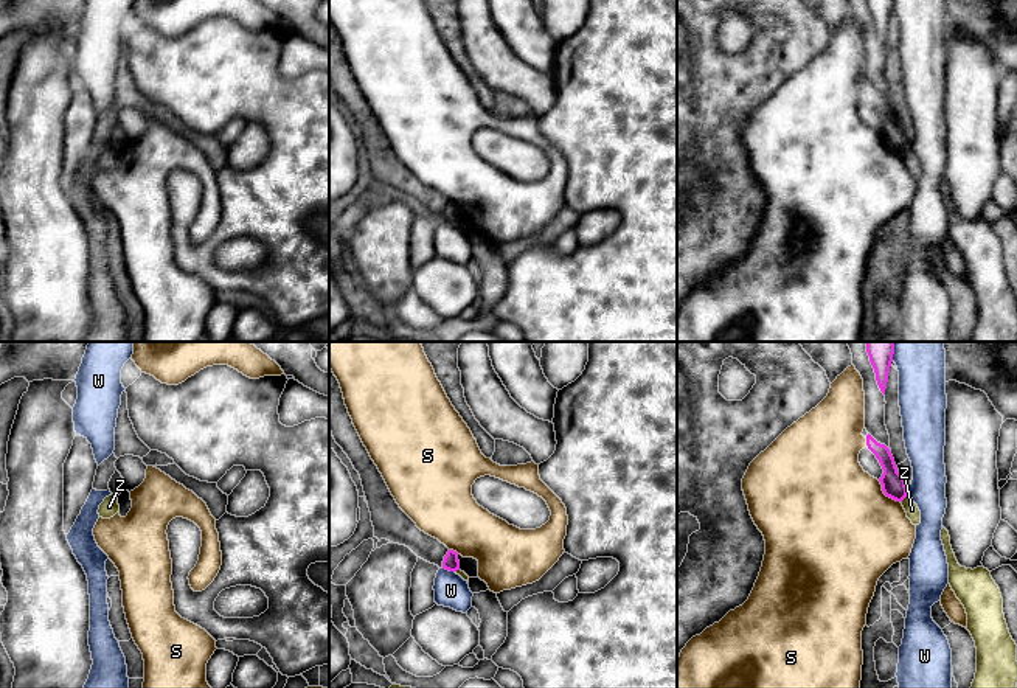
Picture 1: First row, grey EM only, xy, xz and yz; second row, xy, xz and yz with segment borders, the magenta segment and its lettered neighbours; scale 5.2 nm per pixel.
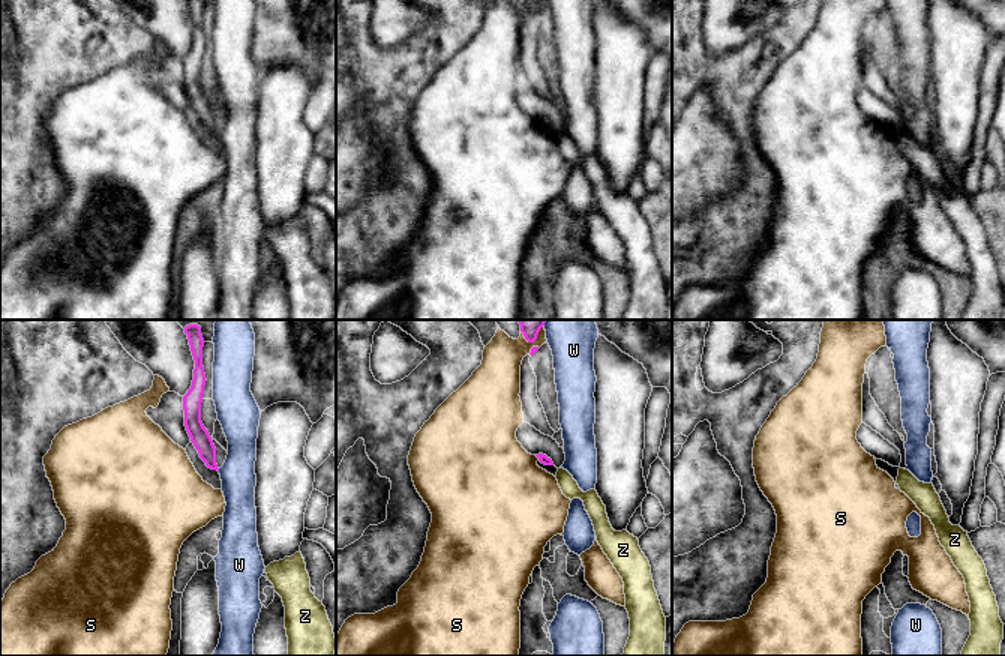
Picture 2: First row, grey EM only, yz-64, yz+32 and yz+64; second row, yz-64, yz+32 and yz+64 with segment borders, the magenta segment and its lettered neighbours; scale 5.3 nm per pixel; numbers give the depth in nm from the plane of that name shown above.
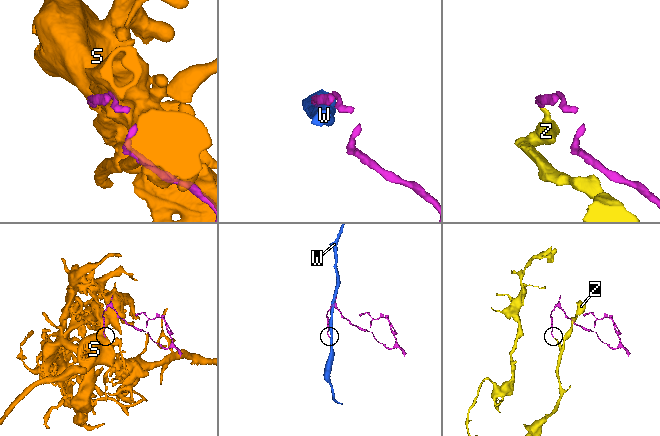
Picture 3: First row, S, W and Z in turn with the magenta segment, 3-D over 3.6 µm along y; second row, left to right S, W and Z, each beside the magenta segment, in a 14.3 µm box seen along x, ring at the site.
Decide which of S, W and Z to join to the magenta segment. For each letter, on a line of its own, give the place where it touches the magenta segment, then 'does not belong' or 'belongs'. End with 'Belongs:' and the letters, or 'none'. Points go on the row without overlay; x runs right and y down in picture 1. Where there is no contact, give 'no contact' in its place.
S: contact yz (885, 146); does not belong
W: contact xz (447, 221); does not belong
Z: contact yz (904, 149); does not belong
Belongs: none

